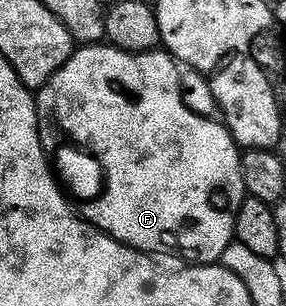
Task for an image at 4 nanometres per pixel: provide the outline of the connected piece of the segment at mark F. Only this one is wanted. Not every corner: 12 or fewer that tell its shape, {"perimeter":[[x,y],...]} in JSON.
{"perimeter":[[81,45],[36,90],[54,146],[105,176],[79,212],[212,265],[239,146],[160,48]]}

